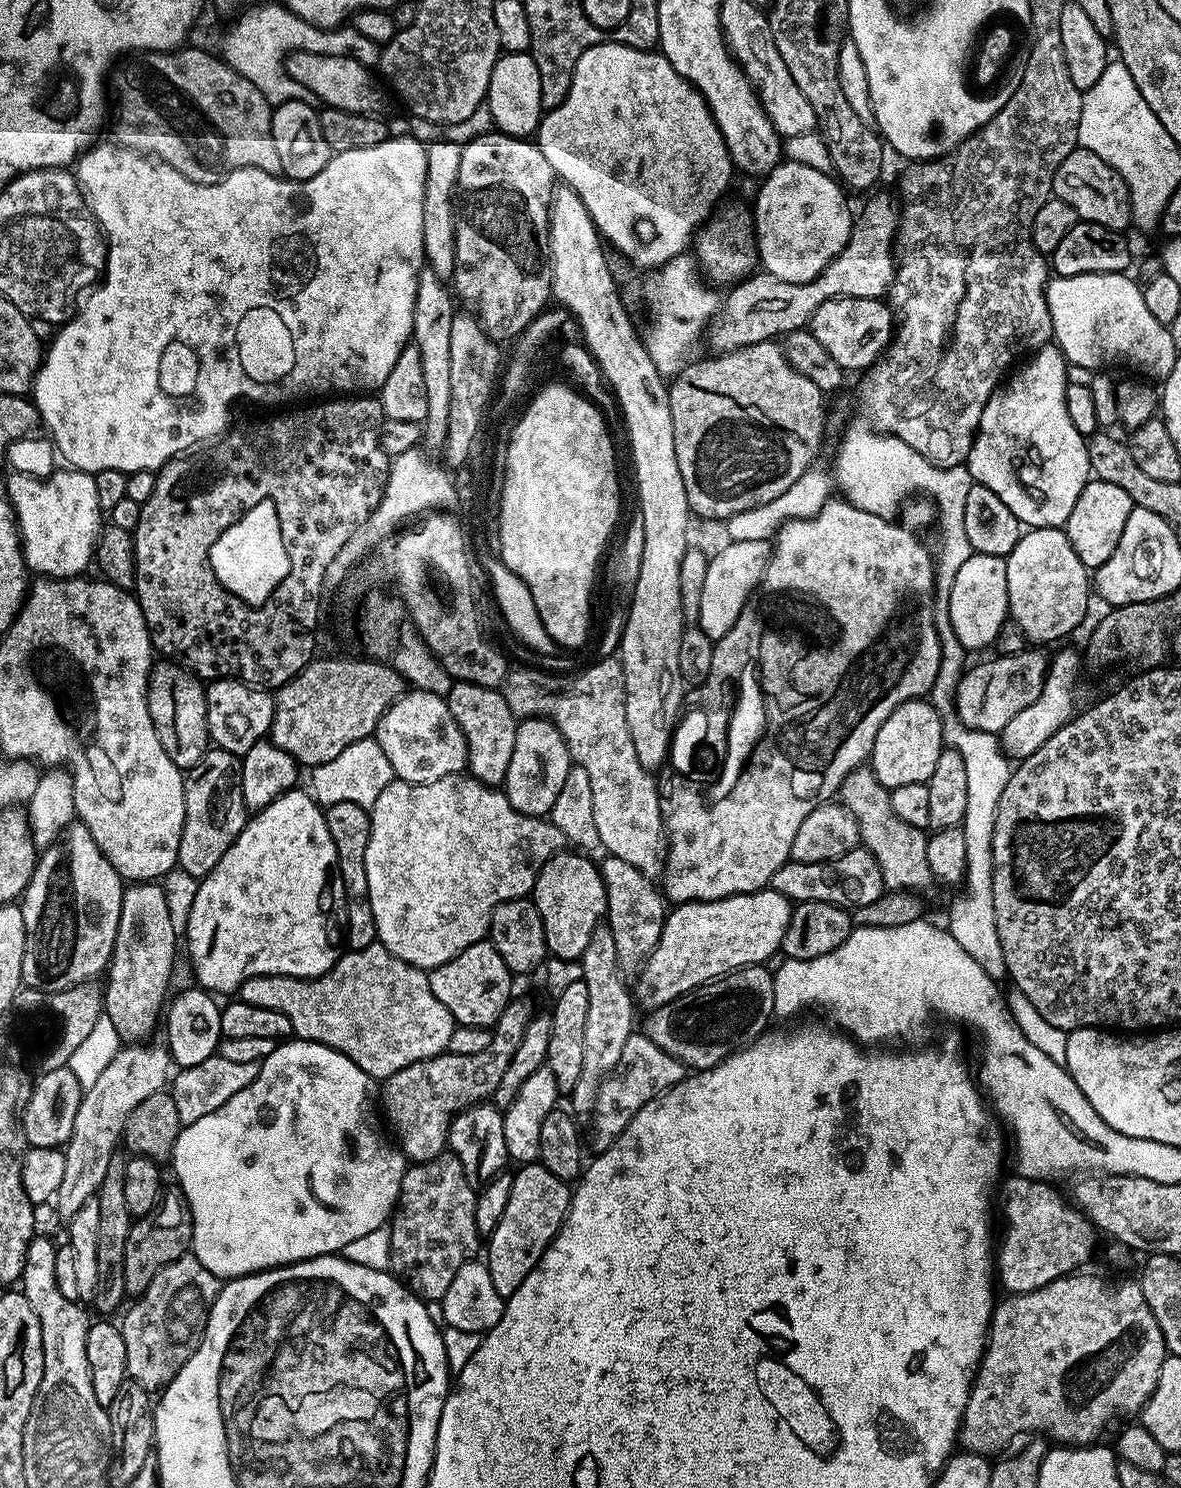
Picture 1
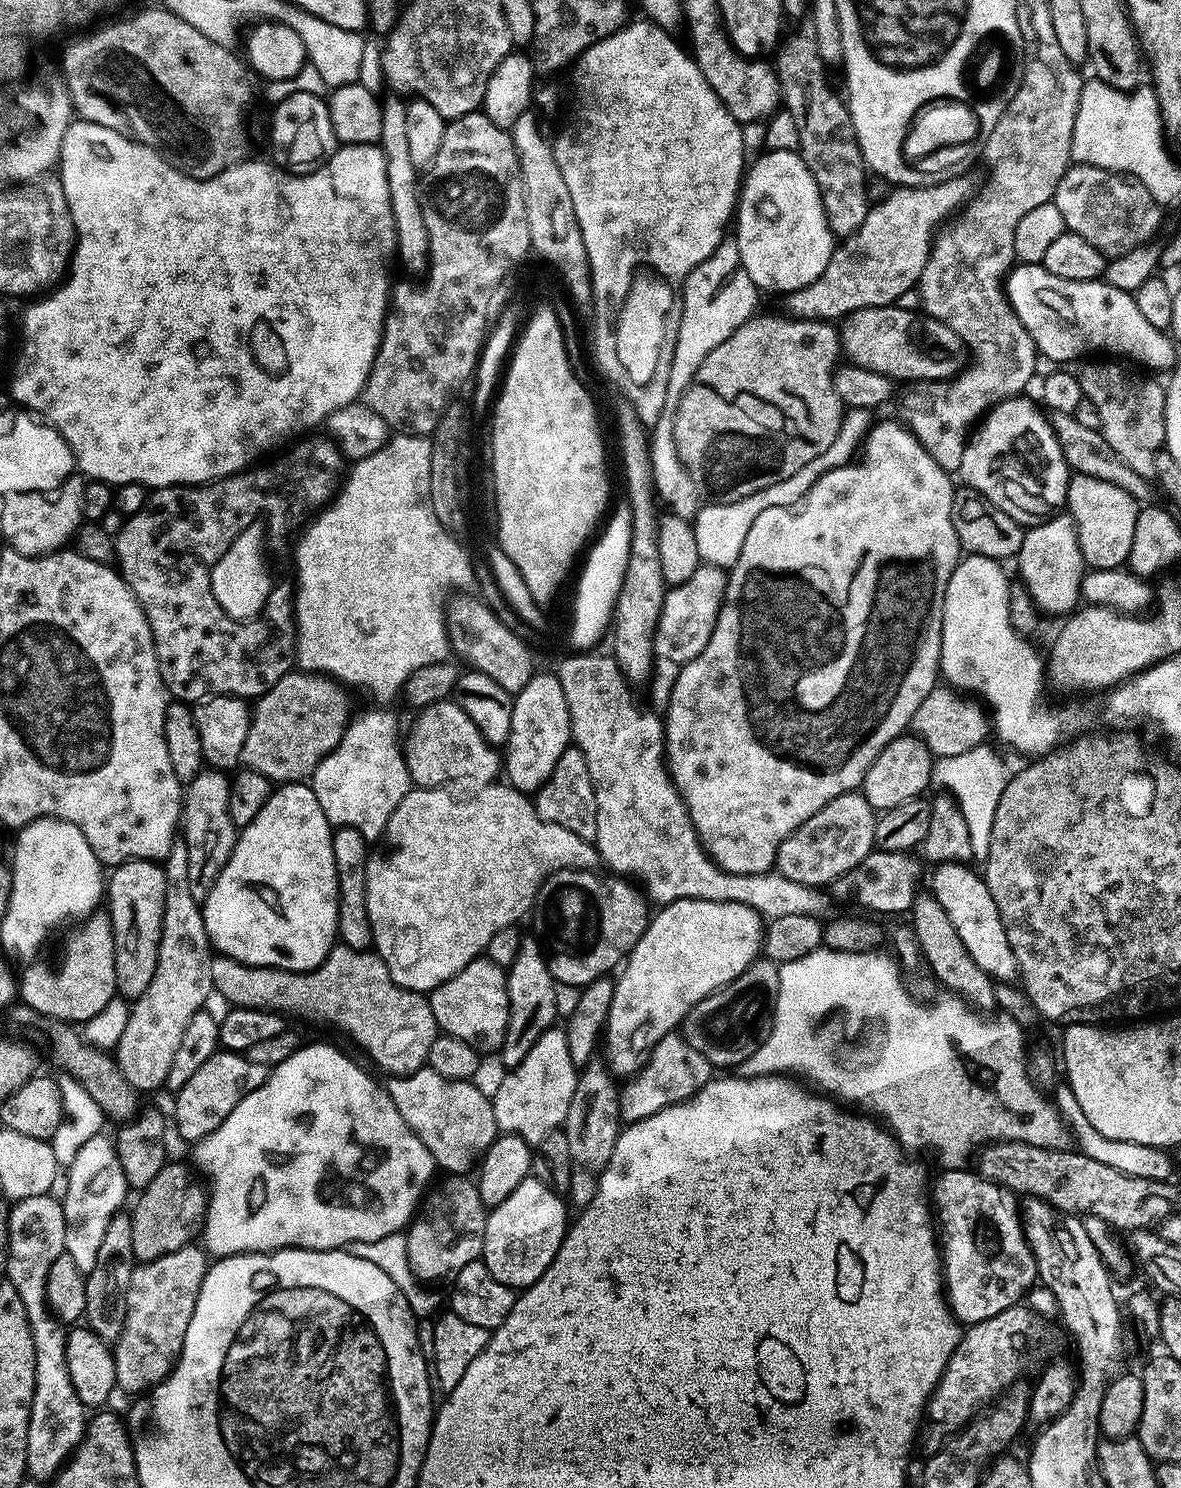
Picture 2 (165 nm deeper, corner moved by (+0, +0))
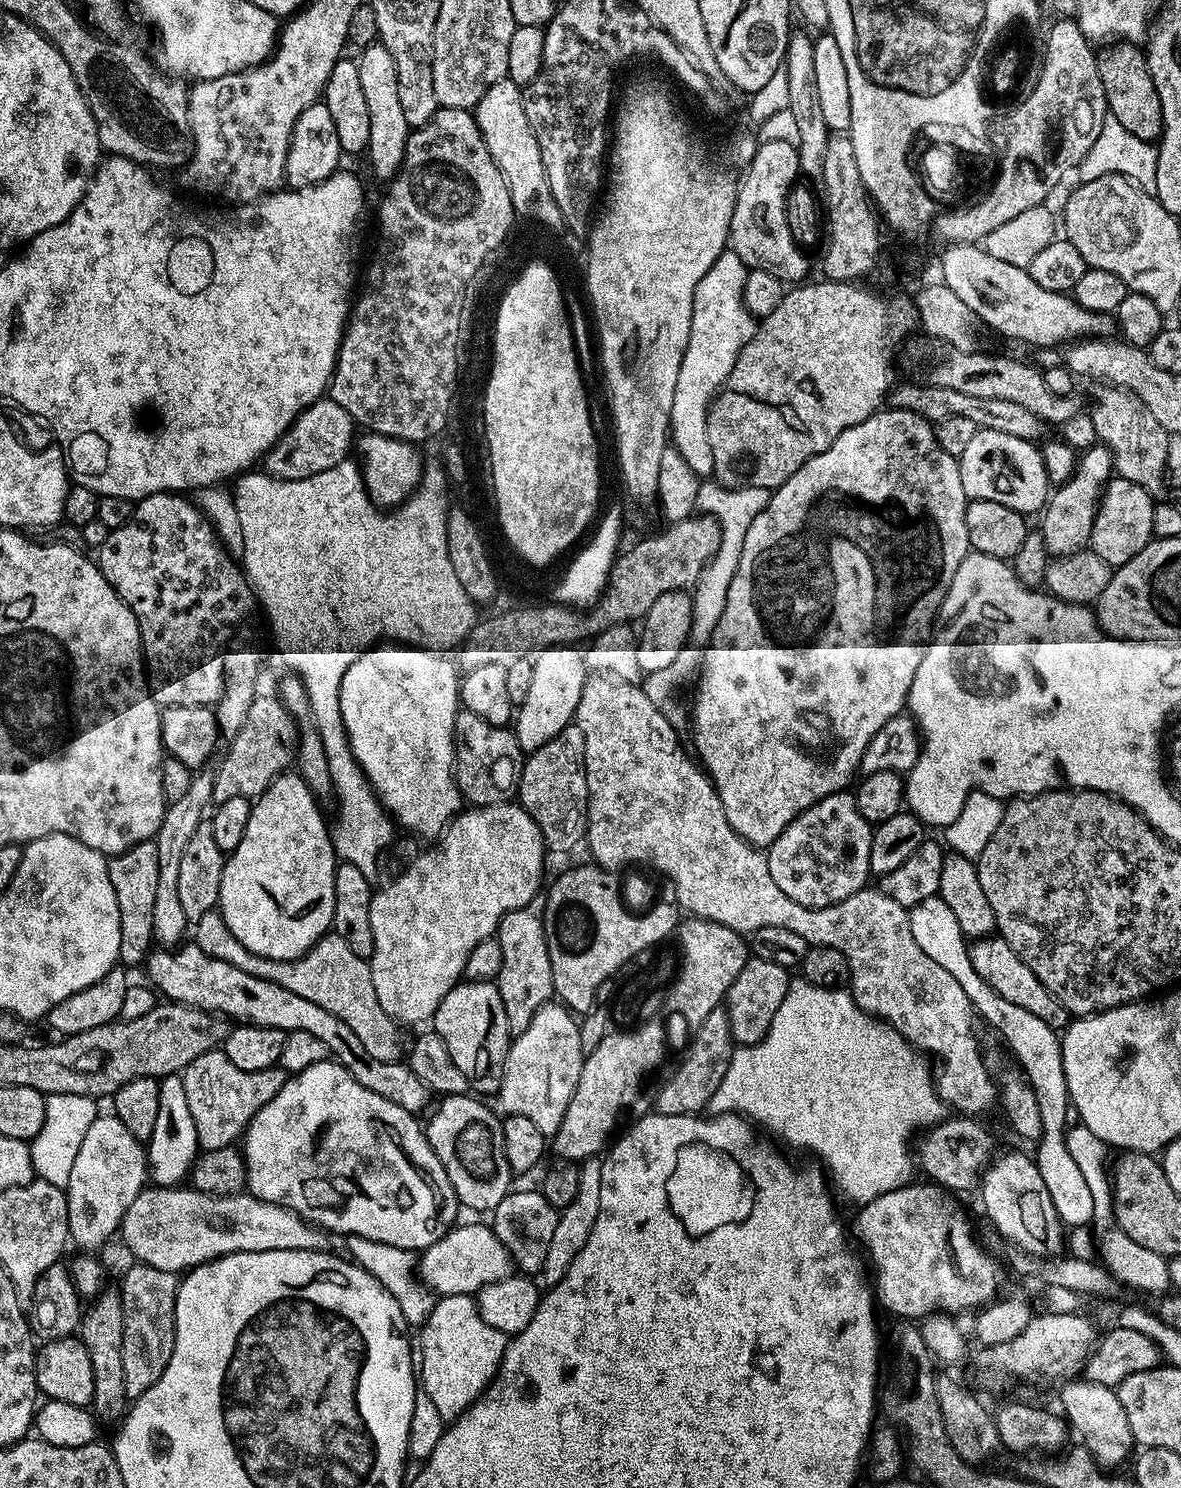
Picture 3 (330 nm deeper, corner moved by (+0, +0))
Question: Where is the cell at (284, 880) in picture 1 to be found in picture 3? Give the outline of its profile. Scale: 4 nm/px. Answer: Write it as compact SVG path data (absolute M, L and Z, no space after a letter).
M289 770L276 776L270 782L267 790L261 796L255 797L250 810L250 822L246 822L246 835L243 836L242 842L238 842L238 850L231 852L224 861L218 905L220 917L226 922L226 926L230 926L230 934L234 934L234 938L238 938L238 942L242 942L242 946L246 946L246 950L250 950L262 958L296 960L299 956L305 956L323 936L329 935L334 918L334 874L338 859L336 851L332 849L329 825L327 823L324 825L324 816L320 813L319 807L321 808L321 805L318 803L316 795L309 790L304 779L295 771Z

